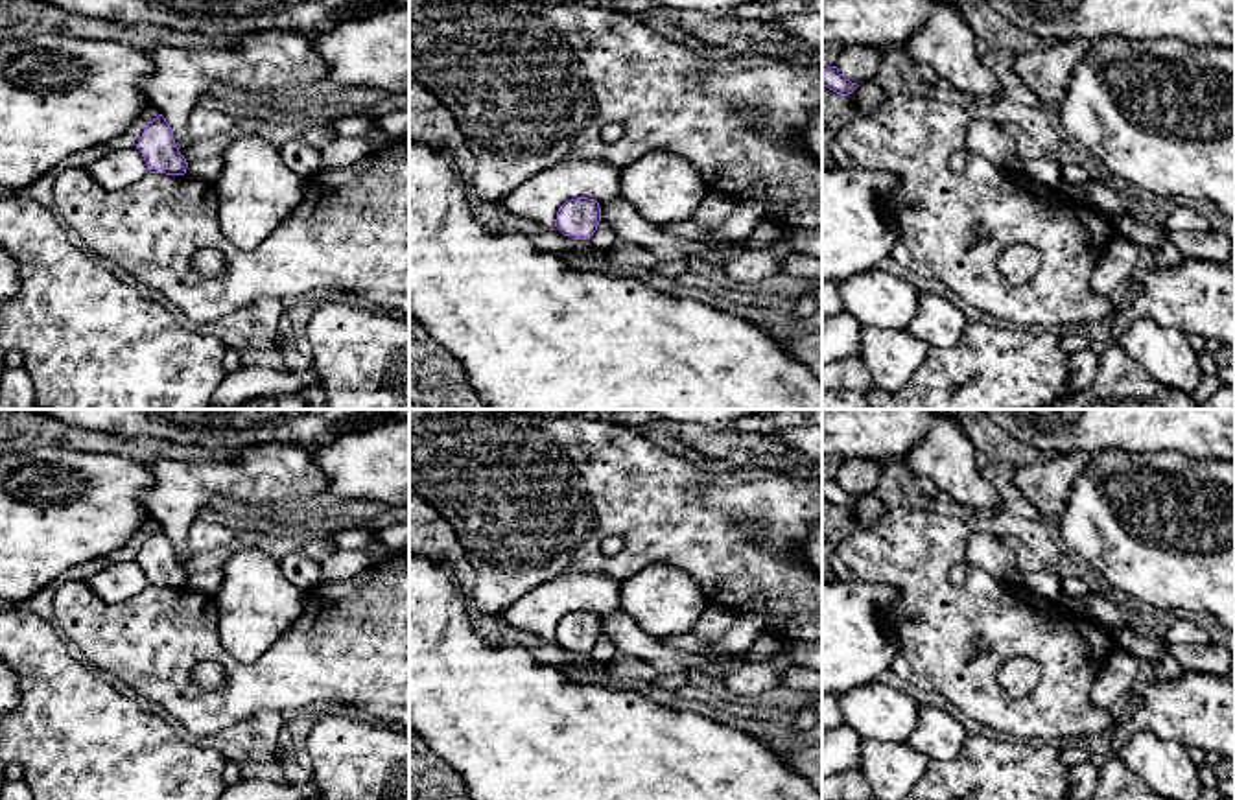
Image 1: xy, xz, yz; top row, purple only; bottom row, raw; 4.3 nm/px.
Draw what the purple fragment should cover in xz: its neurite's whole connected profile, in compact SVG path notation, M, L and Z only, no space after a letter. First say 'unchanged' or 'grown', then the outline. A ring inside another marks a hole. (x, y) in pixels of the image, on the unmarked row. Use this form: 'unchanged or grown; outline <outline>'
unchanged; outline M588 610L566 614L555 632L555 640L573 653L590 653L601 634L601 619Z

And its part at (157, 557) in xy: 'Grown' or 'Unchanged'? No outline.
Unchanged

